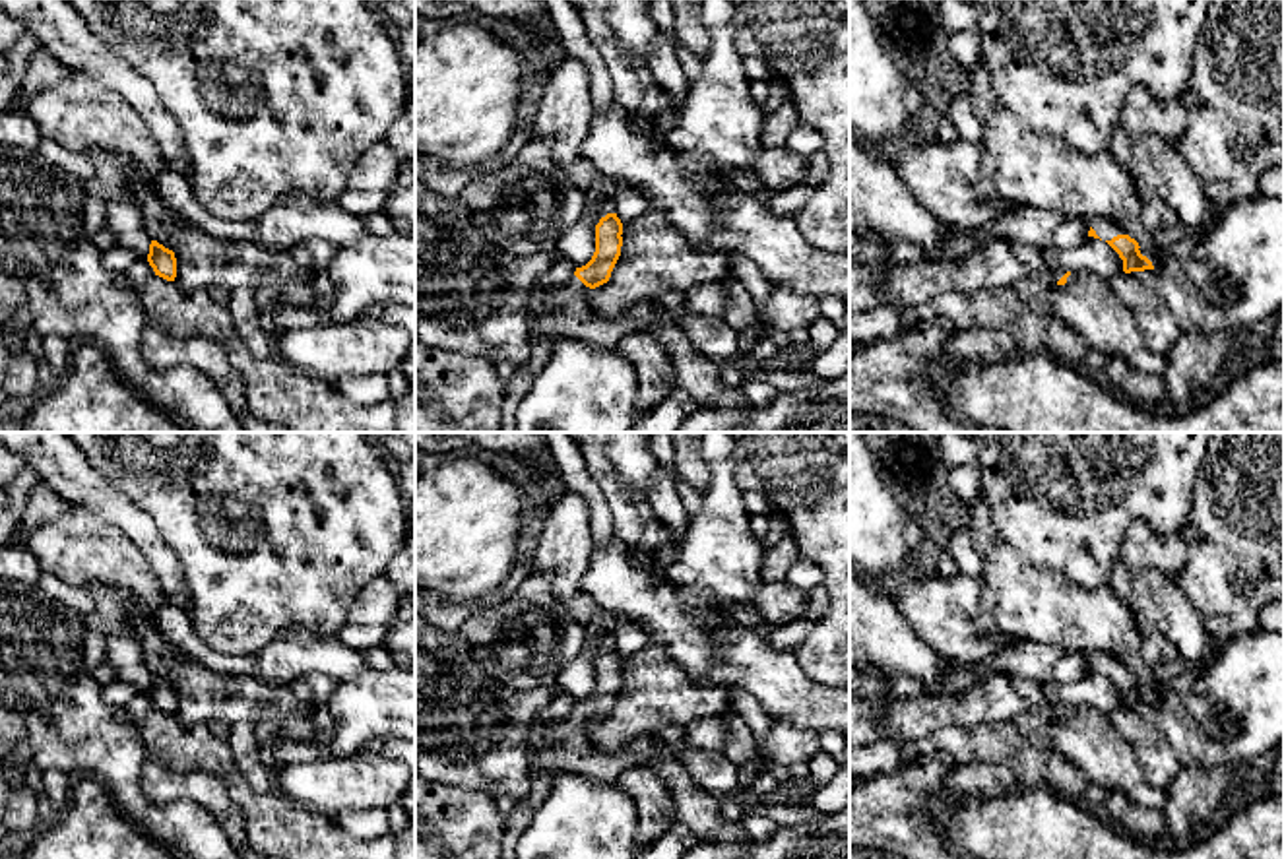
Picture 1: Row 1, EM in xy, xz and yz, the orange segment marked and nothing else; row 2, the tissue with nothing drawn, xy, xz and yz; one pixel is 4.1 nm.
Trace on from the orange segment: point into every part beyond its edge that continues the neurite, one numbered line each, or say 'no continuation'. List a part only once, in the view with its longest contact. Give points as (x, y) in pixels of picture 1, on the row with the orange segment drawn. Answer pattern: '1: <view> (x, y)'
1: yz (1234, 103)

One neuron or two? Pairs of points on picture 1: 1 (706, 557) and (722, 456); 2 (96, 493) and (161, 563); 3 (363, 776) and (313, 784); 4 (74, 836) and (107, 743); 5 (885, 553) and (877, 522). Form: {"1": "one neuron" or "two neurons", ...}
{"1": "one neuron", "2": "one neuron", "3": "one neuron", "4": "two neurons", "5": "one neuron"}

